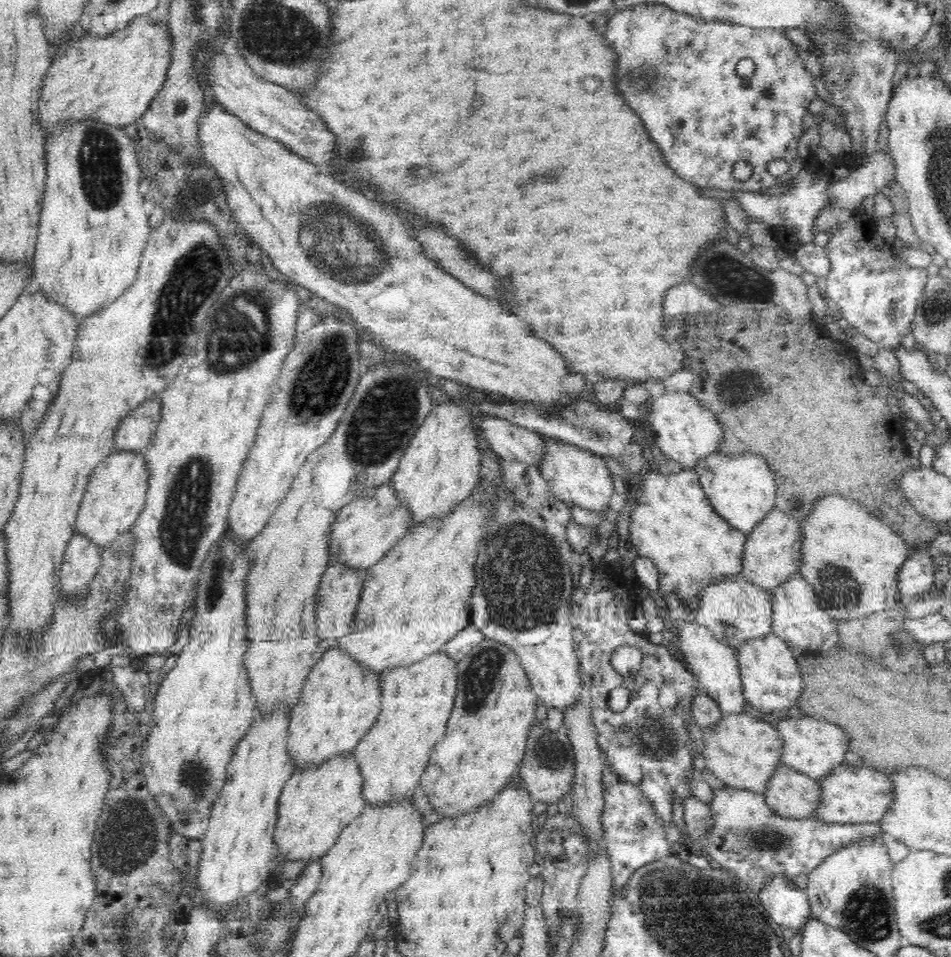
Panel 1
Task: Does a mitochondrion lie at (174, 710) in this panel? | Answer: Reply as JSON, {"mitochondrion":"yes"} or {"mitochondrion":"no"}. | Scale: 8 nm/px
{"mitochondrion":"no"}

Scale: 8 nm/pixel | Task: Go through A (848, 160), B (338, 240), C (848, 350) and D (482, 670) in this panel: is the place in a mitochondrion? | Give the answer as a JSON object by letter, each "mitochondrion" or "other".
{"A":"other","B":"mitochondrion","C":"other","D":"mitochondrion"}

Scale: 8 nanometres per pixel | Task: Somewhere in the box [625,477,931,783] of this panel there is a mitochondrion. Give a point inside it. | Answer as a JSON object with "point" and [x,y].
{"point":[840,586]}

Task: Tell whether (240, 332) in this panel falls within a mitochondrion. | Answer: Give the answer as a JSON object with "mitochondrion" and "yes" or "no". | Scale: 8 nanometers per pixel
{"mitochondrion":"yes"}

